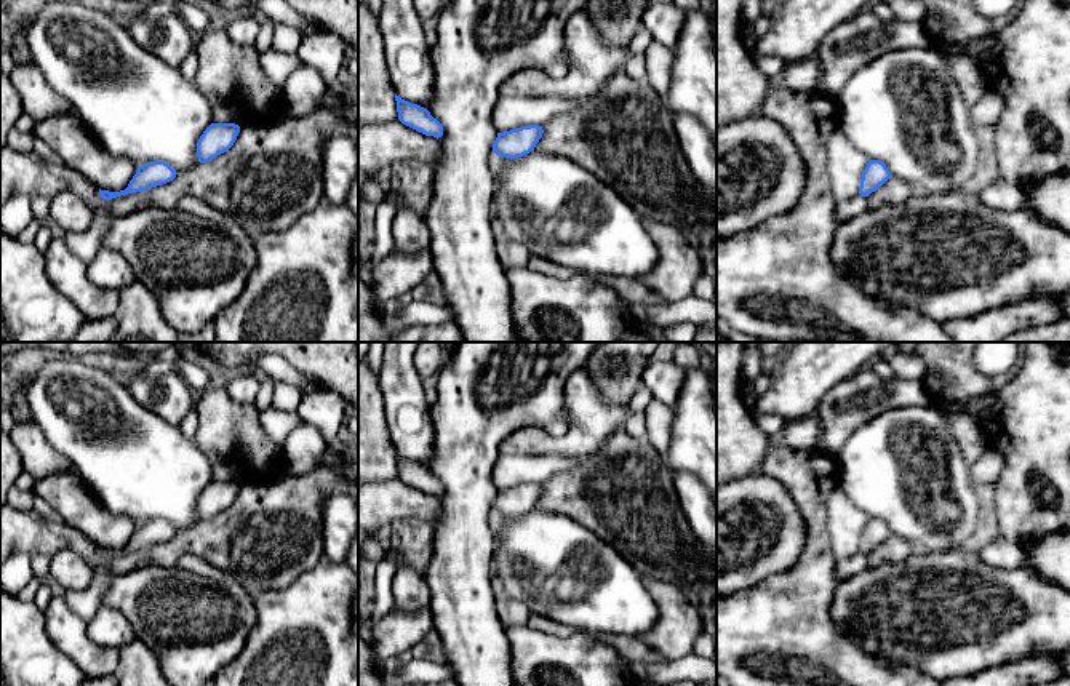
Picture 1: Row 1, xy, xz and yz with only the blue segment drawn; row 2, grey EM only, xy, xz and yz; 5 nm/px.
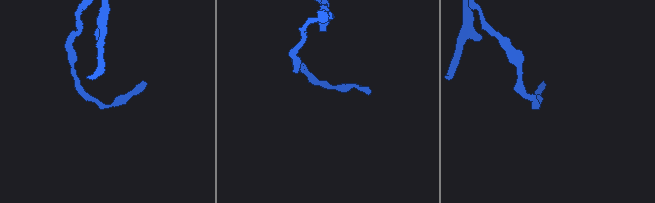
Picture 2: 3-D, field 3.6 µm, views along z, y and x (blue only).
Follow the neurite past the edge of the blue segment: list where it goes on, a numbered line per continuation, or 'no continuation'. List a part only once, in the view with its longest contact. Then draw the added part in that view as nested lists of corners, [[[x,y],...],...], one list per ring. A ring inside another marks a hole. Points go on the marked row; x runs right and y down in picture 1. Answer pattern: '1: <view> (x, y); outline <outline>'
no continuation

